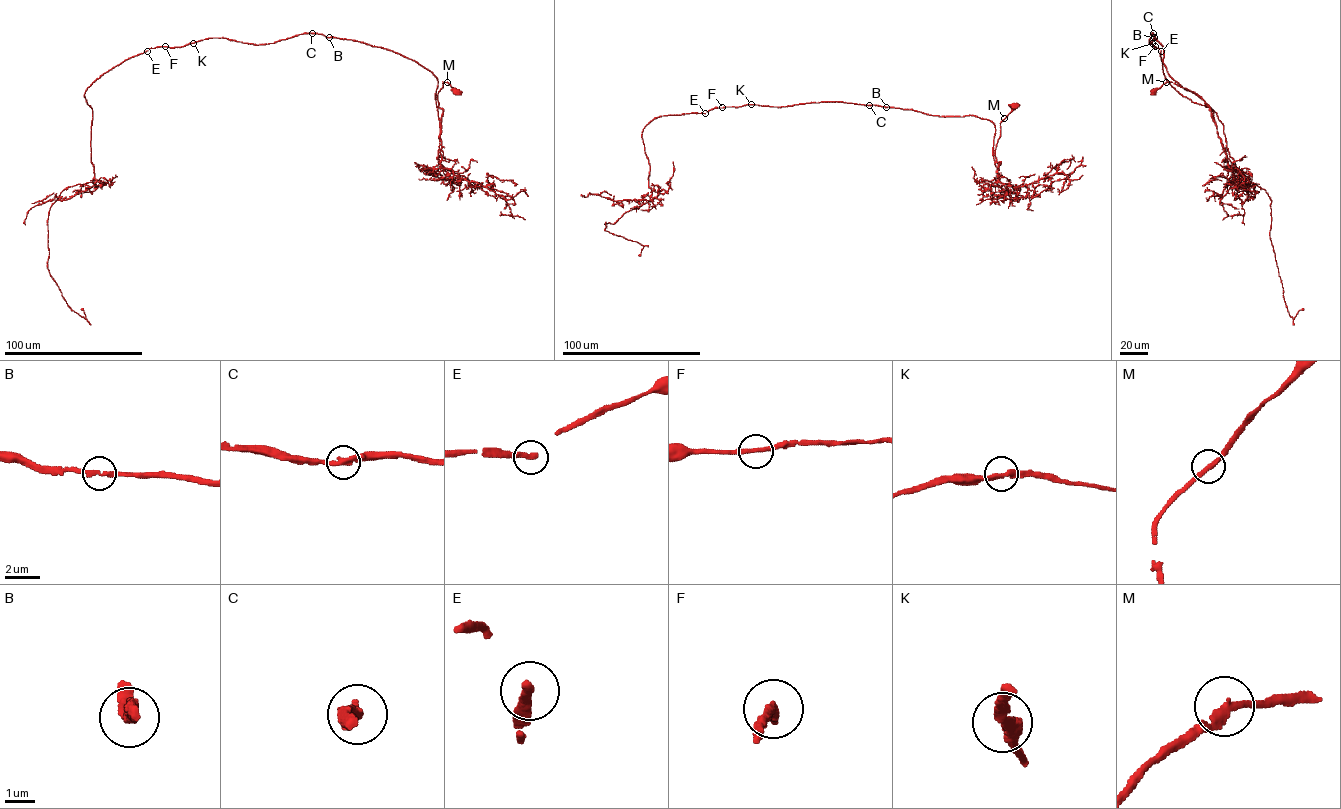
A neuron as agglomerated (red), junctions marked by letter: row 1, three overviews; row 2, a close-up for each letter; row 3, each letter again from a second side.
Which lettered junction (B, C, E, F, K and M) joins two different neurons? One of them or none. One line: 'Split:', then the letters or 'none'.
Split: none

